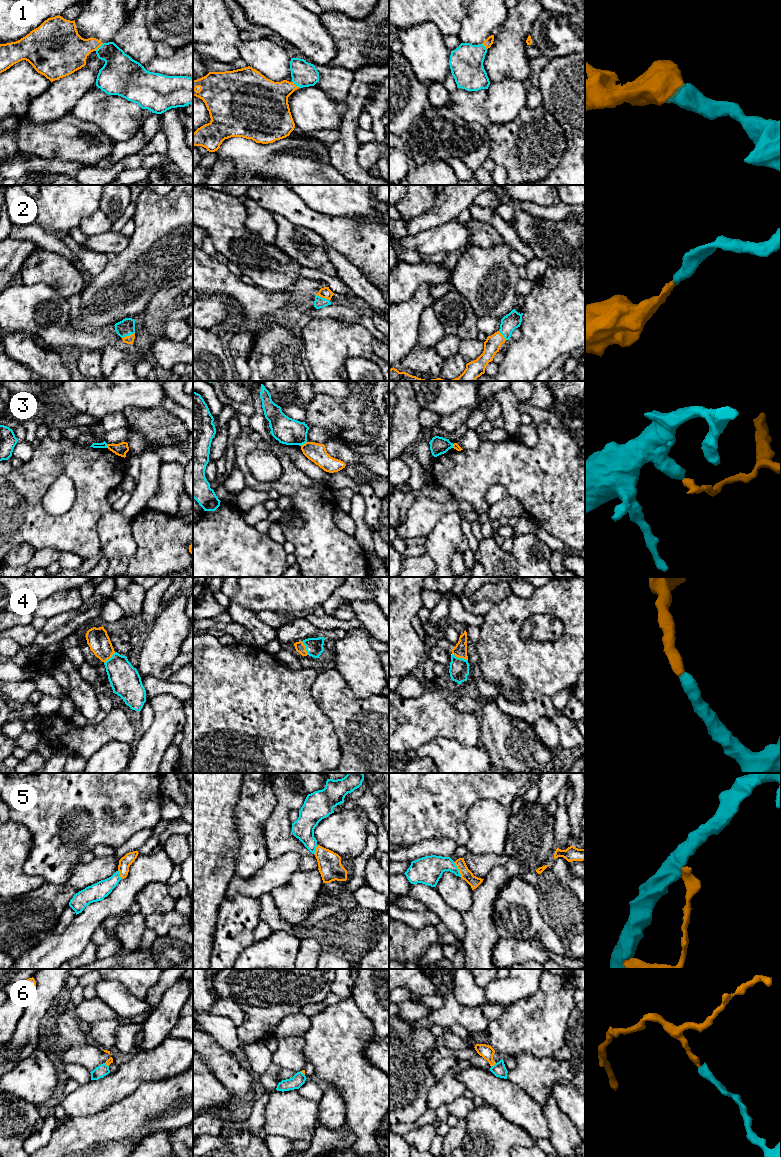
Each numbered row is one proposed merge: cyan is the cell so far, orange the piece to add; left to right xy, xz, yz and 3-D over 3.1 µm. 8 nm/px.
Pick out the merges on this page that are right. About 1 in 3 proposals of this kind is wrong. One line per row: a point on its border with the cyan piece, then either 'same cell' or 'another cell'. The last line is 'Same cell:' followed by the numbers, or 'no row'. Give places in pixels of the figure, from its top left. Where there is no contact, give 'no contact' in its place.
1: contact xz (296, 85); same cell
2: contact xz (321, 297); same cell
3: contact xz (303, 443); another cell
4: contact yz (460, 658); same cell
5: contact yz (458, 869); another cell
6: contact yz (493, 1065); same cell
Same cell: 1, 2, 4, 6

